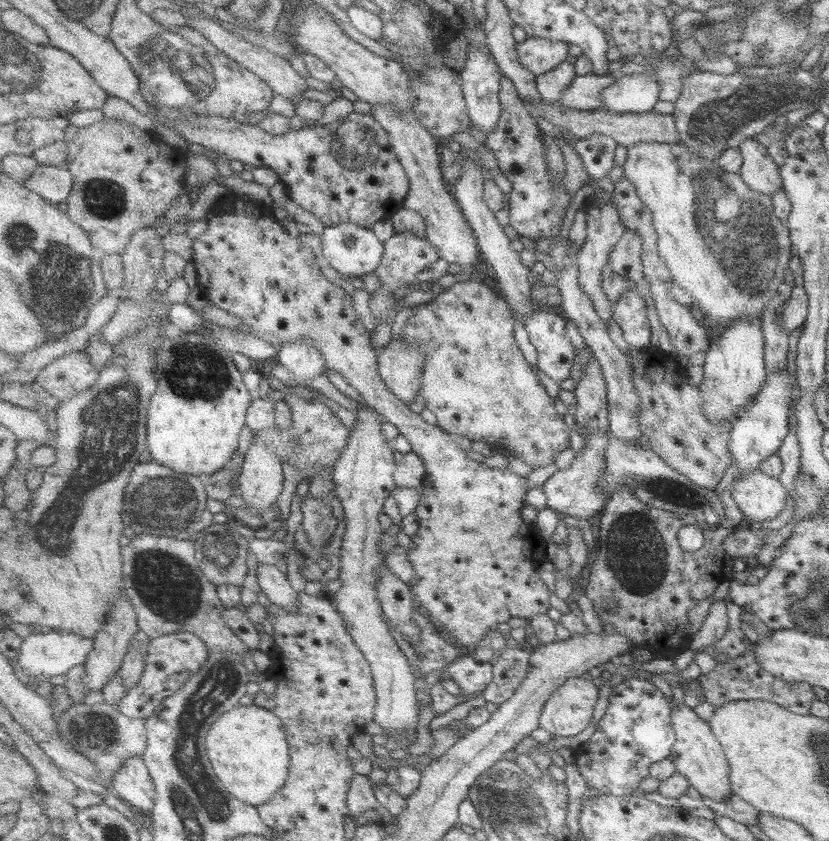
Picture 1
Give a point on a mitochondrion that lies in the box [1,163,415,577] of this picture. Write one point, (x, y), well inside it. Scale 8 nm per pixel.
(74, 266)

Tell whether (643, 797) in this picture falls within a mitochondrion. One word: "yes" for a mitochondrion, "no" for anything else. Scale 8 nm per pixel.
no

